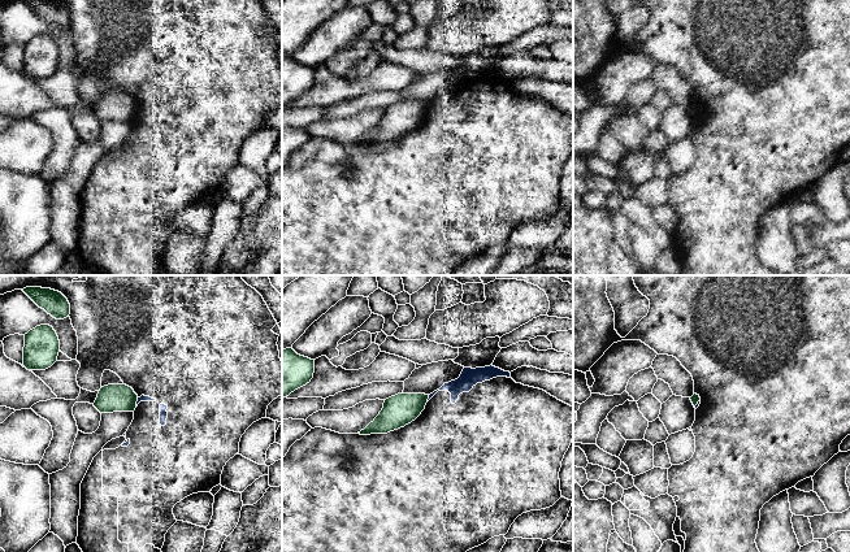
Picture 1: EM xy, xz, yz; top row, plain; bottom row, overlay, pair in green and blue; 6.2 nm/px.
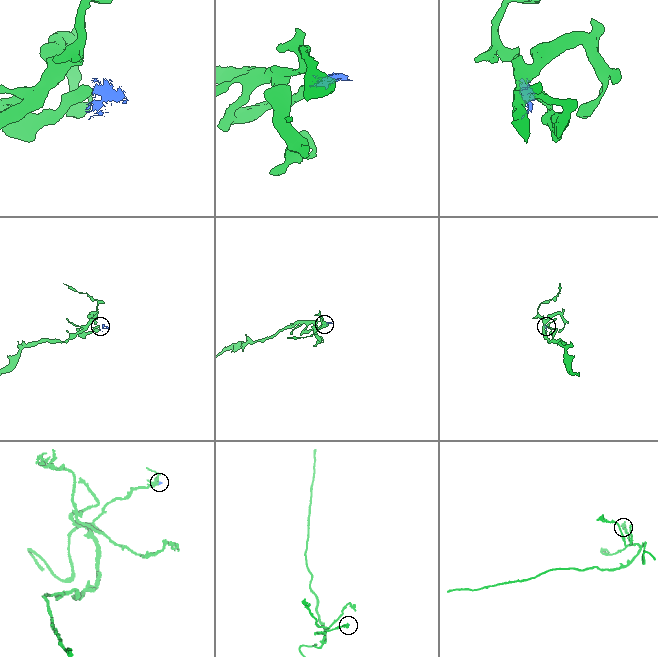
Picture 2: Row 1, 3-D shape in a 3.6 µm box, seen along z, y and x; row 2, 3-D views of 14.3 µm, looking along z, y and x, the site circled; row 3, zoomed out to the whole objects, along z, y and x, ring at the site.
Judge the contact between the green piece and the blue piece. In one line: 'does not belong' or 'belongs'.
does not belong

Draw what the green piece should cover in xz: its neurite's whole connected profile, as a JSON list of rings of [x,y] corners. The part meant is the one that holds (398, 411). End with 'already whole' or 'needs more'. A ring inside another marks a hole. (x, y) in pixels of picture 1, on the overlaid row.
[[[398,394],[385,400],[380,414],[370,422],[360,435],[387,434],[404,427],[415,421],[425,409],[429,395]]] | already whole

